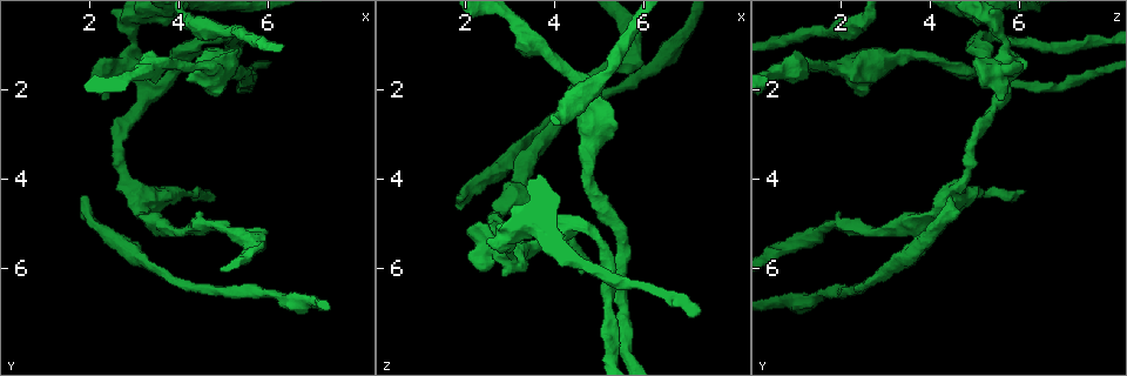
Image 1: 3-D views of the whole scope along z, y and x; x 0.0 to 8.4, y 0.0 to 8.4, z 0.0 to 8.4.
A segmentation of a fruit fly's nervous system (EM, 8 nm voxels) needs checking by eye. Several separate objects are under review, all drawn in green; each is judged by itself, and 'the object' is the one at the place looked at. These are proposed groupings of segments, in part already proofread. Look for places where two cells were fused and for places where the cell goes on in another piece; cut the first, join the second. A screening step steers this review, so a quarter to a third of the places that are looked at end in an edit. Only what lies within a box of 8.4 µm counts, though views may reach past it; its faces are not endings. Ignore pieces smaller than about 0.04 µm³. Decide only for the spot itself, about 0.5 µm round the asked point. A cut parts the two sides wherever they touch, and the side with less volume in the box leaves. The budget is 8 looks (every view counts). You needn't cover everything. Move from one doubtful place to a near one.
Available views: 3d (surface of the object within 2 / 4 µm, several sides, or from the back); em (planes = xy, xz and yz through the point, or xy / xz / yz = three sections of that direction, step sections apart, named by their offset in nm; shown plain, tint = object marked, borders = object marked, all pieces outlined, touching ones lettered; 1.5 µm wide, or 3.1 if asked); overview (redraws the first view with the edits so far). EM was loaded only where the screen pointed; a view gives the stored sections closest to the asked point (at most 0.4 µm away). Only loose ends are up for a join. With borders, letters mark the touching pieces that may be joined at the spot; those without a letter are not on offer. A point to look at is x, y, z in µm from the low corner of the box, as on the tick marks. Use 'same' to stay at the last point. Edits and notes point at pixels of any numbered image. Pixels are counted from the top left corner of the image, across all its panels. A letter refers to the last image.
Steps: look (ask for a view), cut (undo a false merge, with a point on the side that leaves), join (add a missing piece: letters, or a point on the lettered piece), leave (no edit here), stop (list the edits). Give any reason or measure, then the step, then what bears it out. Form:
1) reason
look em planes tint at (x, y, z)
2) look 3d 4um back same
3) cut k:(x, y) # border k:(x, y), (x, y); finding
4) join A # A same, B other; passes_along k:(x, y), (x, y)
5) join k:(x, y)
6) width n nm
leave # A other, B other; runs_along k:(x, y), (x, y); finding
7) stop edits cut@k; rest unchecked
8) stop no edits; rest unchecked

an open end
look 3d 4um at (1.95, 4.40, 4.55)

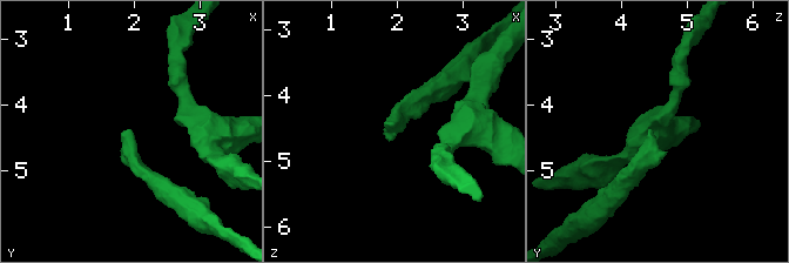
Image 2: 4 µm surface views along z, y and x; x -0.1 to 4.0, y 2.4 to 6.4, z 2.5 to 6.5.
look em planes plain at (2.00, 4.40, 4.50)

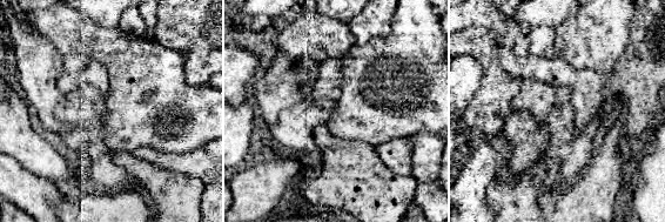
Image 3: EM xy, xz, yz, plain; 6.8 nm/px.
see the neighbours
look em planes borders same

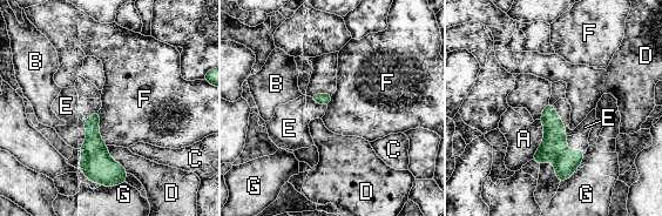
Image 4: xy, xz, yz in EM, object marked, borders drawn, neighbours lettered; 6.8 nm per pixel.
longest_contact A 280 nm
join E # A other, B other, C other, D other, E same, F other, G other; the cell continues

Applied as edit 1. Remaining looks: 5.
look overview

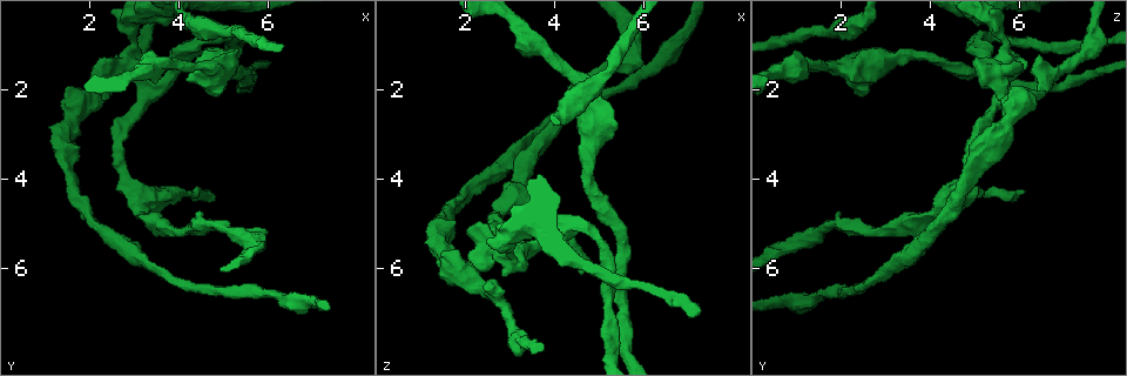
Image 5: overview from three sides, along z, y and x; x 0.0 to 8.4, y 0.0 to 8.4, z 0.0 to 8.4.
thick turns thin
look 3d 4um at (3.00, 0.90, 5.65)

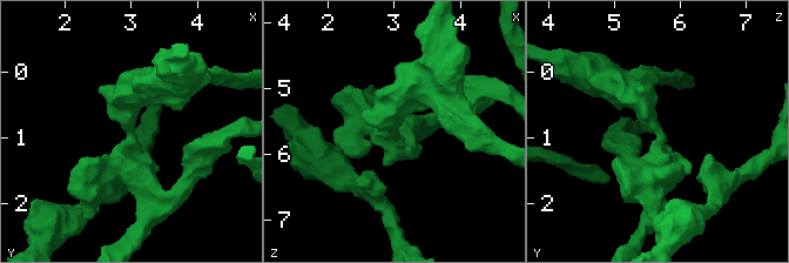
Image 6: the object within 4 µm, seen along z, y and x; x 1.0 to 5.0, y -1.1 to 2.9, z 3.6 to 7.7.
arms 3; arm_widths 380, 400, 440 nm; now the EM
look em planes borders at (3.00, 0.95, 5.70)

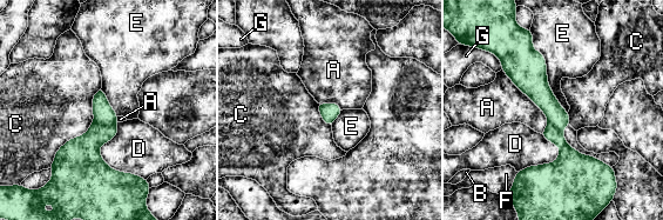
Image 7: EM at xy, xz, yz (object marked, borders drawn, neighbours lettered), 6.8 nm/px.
cut 7:(103, 113) # A other, B other, C other, D other, E other, F other, G other; a second cell is stuck on

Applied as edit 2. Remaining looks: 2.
stop edits join@4, cut@7; rest unchecked

